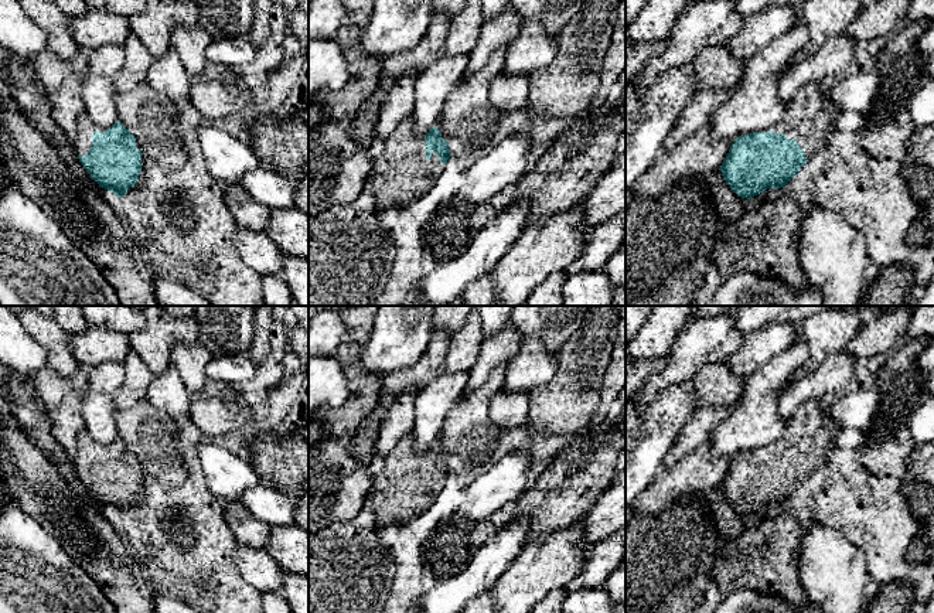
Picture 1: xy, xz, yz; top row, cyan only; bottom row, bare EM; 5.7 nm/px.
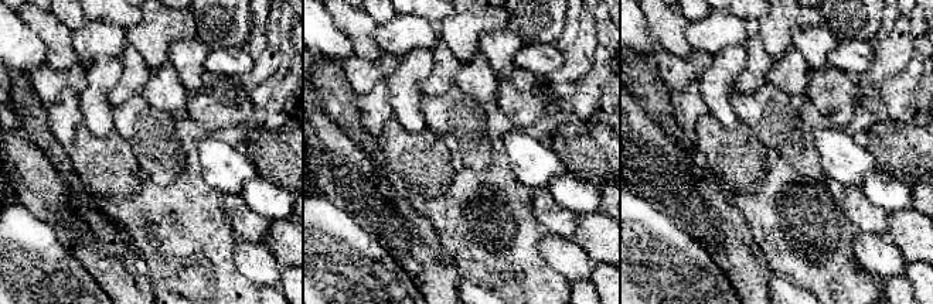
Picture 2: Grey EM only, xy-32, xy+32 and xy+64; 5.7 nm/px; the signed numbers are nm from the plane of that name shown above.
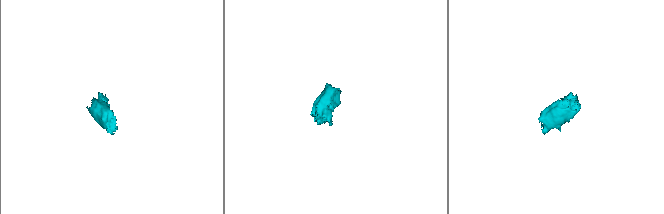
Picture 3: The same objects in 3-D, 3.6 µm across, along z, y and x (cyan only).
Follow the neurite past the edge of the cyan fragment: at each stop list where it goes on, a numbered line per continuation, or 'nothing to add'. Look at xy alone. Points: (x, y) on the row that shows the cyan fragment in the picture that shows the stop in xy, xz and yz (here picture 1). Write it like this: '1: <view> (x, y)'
1: xy (85, 126)

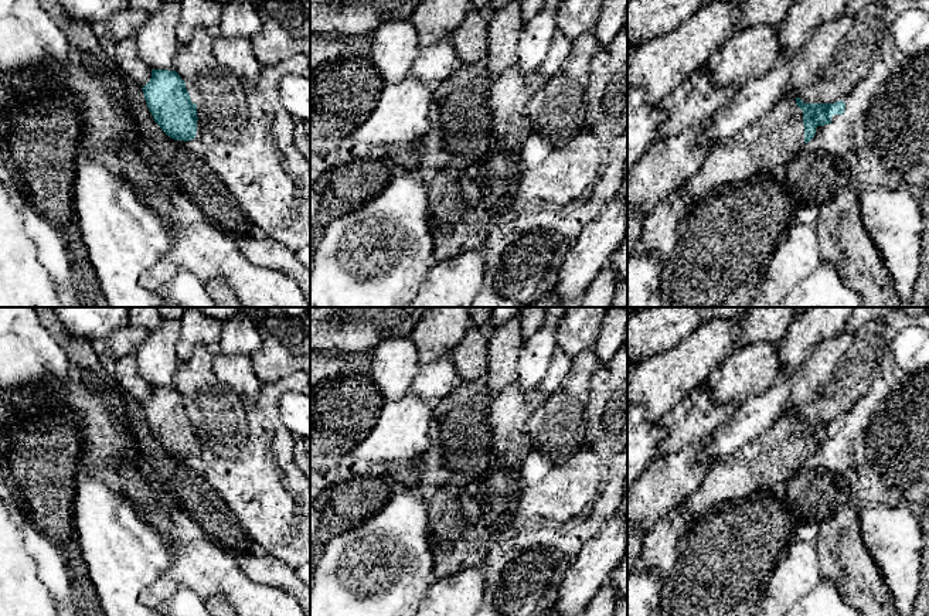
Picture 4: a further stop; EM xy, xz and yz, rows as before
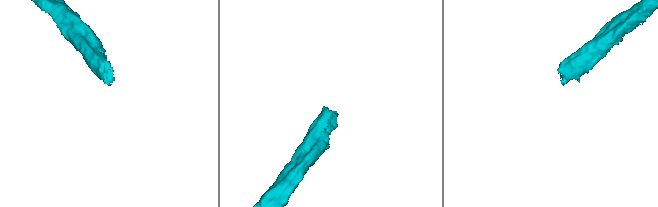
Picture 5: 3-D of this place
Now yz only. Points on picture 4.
1: yz (776, 136)

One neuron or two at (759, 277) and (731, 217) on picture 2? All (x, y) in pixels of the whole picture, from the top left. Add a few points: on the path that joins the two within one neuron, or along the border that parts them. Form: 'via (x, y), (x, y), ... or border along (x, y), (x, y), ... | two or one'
via (743, 262), (731, 245), (731, 232) | one

